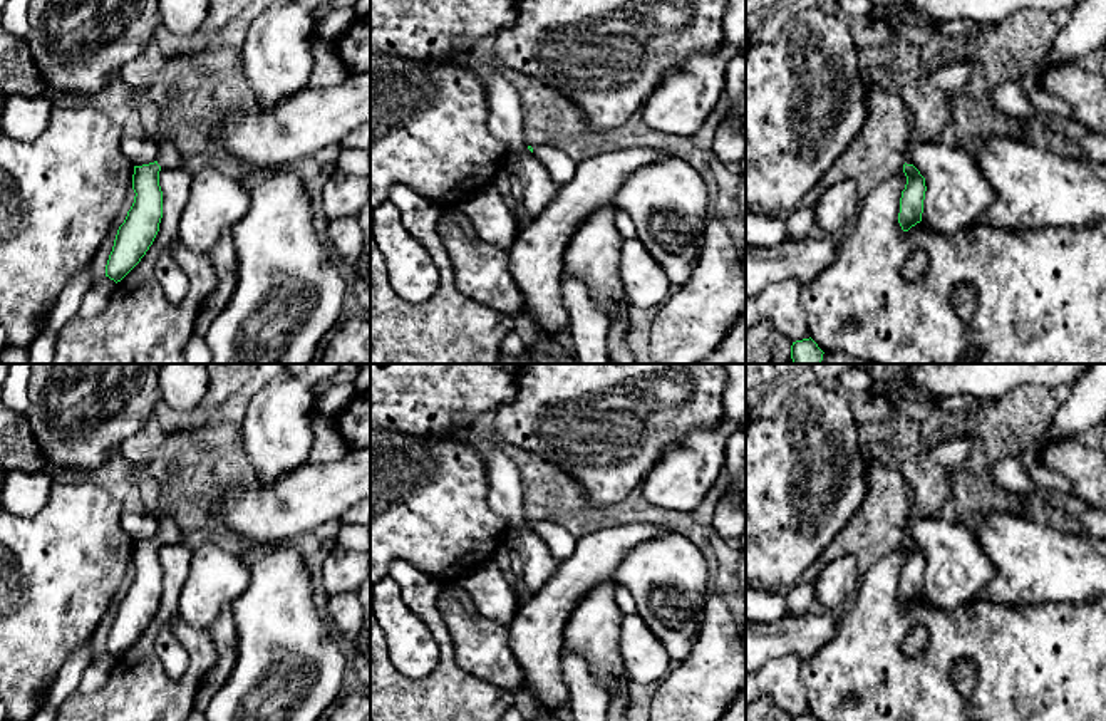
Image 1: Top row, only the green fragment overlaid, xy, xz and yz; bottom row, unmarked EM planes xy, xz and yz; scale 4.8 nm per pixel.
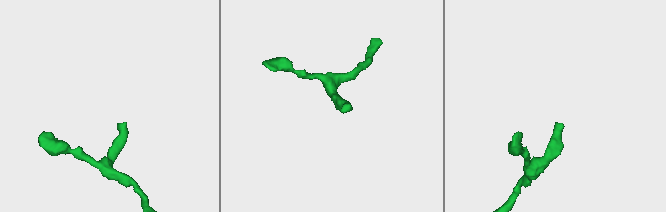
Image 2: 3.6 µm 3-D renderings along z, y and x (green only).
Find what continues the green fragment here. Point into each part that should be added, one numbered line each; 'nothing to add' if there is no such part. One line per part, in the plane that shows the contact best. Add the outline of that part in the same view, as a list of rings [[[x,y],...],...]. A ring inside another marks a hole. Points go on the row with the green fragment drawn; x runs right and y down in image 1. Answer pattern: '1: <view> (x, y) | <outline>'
1: xy (168, 156) | [[[164,139],[159,144],[159,156],[158,156],[158,164],[161,168],[179,168],[184,169],[184,161],[181,158],[181,154],[178,153],[178,149],[174,148],[171,139]]]

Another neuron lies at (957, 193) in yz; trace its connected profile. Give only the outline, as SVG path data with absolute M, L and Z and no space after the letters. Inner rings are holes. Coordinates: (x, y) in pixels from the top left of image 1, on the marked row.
M908 144L905 156L925 178L922 223L937 233L957 233L979 221L995 191L957 144Z

